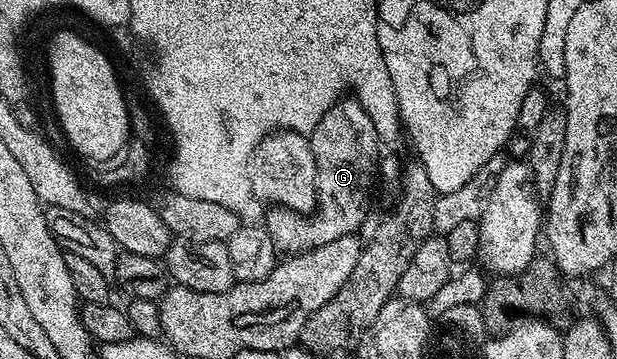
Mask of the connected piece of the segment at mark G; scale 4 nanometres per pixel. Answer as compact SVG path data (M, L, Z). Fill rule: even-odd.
M352 96L341 97L329 106L311 132L310 145L316 161L315 210L306 215L272 208L262 219L264 231L277 251L288 256L302 254L322 244L330 244L330 240L359 231L368 214L368 205L372 202L372 177L377 177L378 163L382 157L382 142L376 137L374 122Z

